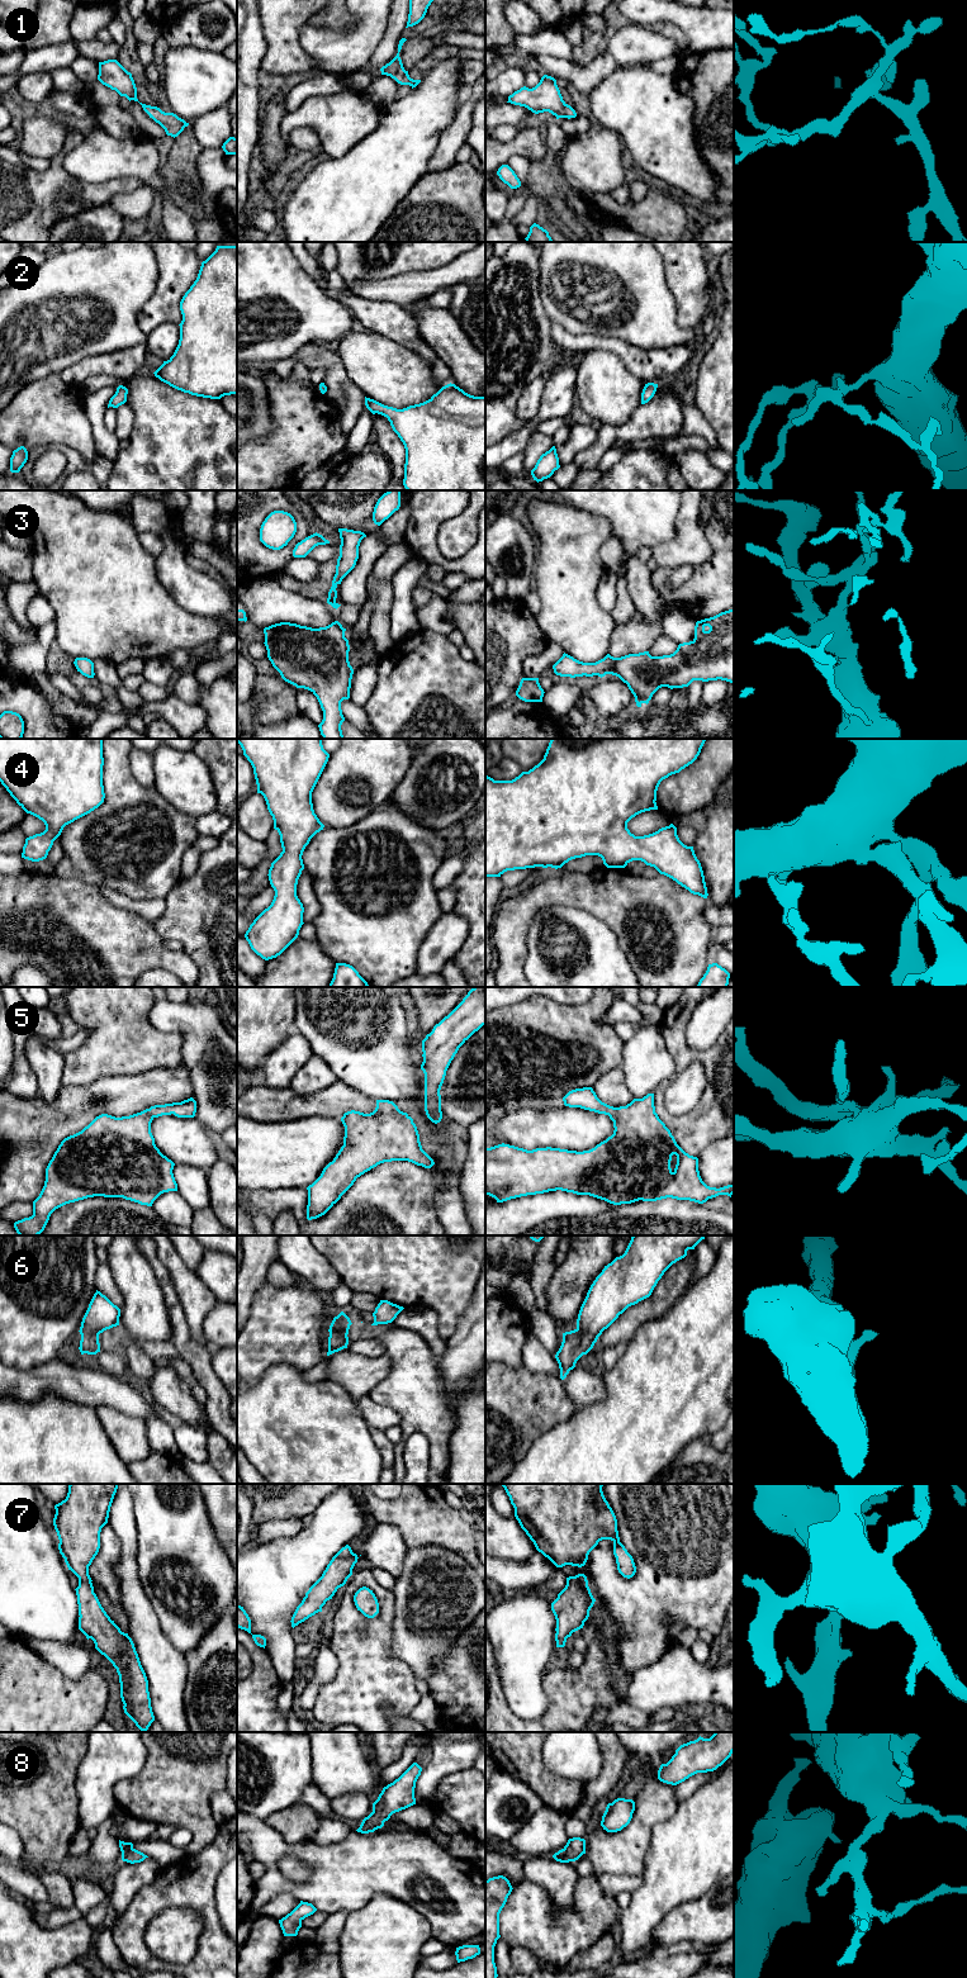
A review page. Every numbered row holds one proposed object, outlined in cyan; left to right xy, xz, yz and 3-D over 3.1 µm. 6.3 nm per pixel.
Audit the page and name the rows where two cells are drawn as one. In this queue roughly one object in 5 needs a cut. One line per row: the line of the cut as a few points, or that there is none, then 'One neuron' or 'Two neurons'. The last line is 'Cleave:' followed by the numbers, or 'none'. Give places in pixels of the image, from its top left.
1: No split. One neuron
2: No split. One neuron
3: No split. One neuron
4: No split. One neuron
5: No split. One neuron
6: No split. One neuron
7: No split. One neuron
8: No split. One neuron
Cleave: none

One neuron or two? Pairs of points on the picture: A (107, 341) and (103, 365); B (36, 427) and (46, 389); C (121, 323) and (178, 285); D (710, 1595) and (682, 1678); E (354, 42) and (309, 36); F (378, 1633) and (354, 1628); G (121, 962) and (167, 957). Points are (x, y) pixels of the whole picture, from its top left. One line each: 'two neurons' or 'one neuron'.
A: two neurons
B: one neuron
C: two neurons
D: two neurons
E: one neuron
F: one neuron
G: one neuron

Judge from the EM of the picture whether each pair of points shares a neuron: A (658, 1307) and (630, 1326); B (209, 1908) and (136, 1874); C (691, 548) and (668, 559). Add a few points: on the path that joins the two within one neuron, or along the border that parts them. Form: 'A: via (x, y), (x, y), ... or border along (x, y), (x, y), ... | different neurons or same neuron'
A: via (652, 1308), (636, 1319) | same neuron
B: border along (161, 1868), (134, 1895), (131, 1902) | different neurons
C: via (686, 548), (673, 554) | same neuron

